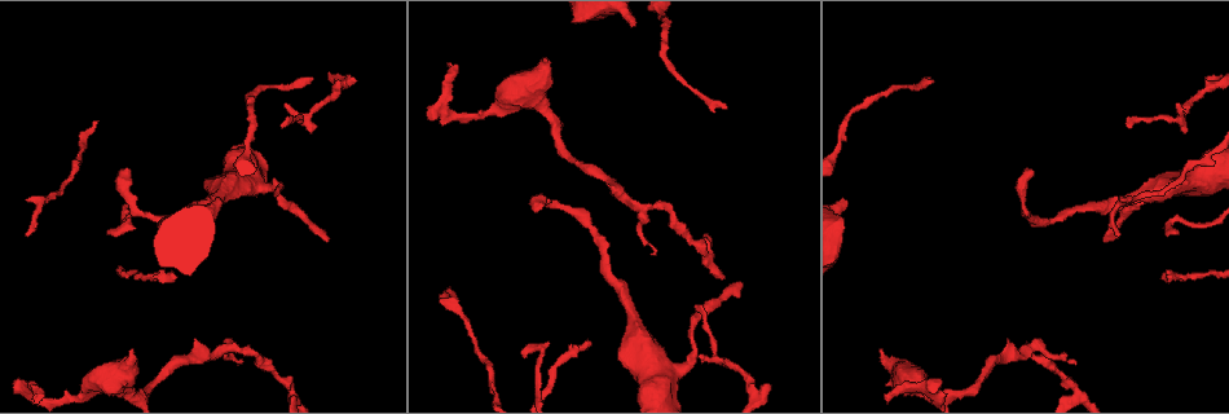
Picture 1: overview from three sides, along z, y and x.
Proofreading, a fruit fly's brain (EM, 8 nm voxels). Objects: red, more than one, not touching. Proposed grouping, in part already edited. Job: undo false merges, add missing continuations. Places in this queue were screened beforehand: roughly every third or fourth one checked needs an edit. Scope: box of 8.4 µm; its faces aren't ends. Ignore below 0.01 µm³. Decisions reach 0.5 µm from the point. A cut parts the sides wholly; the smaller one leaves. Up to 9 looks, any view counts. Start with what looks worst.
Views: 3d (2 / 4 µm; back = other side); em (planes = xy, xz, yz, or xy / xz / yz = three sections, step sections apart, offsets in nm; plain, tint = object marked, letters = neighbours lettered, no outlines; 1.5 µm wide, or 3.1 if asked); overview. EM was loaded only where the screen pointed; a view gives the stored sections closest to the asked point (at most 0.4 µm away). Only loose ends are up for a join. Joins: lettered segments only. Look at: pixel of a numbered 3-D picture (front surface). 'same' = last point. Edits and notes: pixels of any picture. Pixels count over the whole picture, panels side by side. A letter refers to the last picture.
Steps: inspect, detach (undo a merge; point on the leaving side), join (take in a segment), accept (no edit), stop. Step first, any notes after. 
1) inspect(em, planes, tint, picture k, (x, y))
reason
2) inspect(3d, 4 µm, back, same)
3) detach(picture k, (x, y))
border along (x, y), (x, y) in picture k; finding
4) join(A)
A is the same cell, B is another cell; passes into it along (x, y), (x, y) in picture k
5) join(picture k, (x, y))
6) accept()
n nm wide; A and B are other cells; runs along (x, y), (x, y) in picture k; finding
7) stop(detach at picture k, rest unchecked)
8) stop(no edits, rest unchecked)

inspect(em, yz, step 8, letters, picture 1, (655, 252))
tapers out

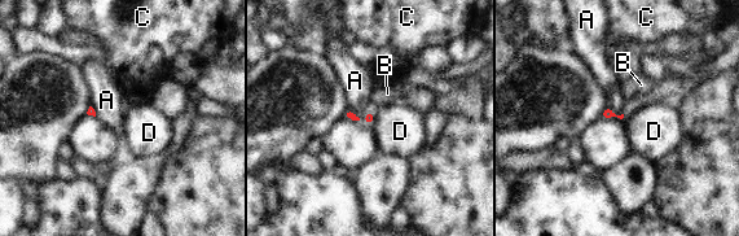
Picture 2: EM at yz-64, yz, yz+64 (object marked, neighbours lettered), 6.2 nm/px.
accept()
A, B, C and D are other cells; border along (348, 109), (360, 119) in picture 2; none of them fits

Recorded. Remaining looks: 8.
inspect(em, planes, letters, picture 1, (1108, 242))
branch stops here

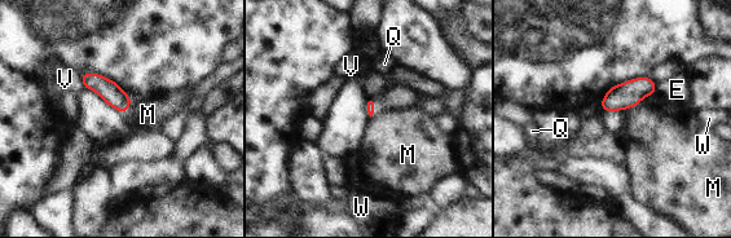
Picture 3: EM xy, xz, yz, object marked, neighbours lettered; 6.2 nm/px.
accept()
M touches over 200 nm; E, M, Q, V and W are other cells; no lettered segment goes on from it

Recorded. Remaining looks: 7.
inspect(3d, 2 µm, back, picture 1, (1126, 123))
tapers out

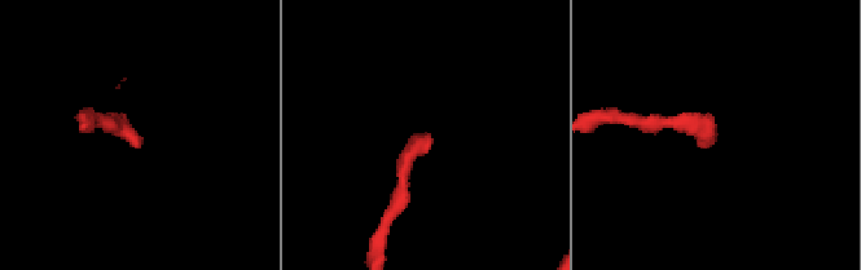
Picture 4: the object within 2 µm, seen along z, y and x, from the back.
inspect(em, xy, step 4, letters, picture 4, (141, 140))

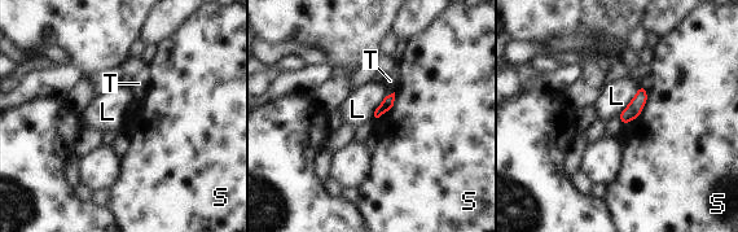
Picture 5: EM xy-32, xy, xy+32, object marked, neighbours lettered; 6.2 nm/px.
accept()
L, S and T are other cells; no lettered segment goes on from it

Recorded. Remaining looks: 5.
inspect(em, planes, letters, picture 1, (928, 77))
free end

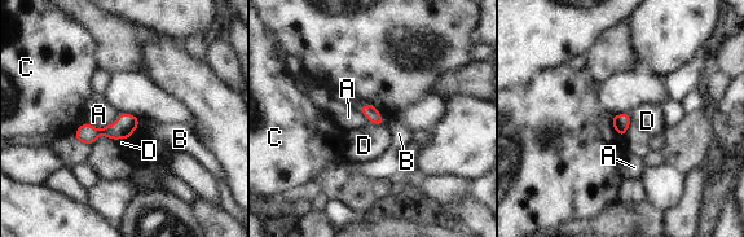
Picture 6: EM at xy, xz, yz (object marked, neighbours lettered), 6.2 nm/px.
accept()
A, B, C and D are other cells; none of them fits

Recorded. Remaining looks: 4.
stop(no edits, rest unchecked)

